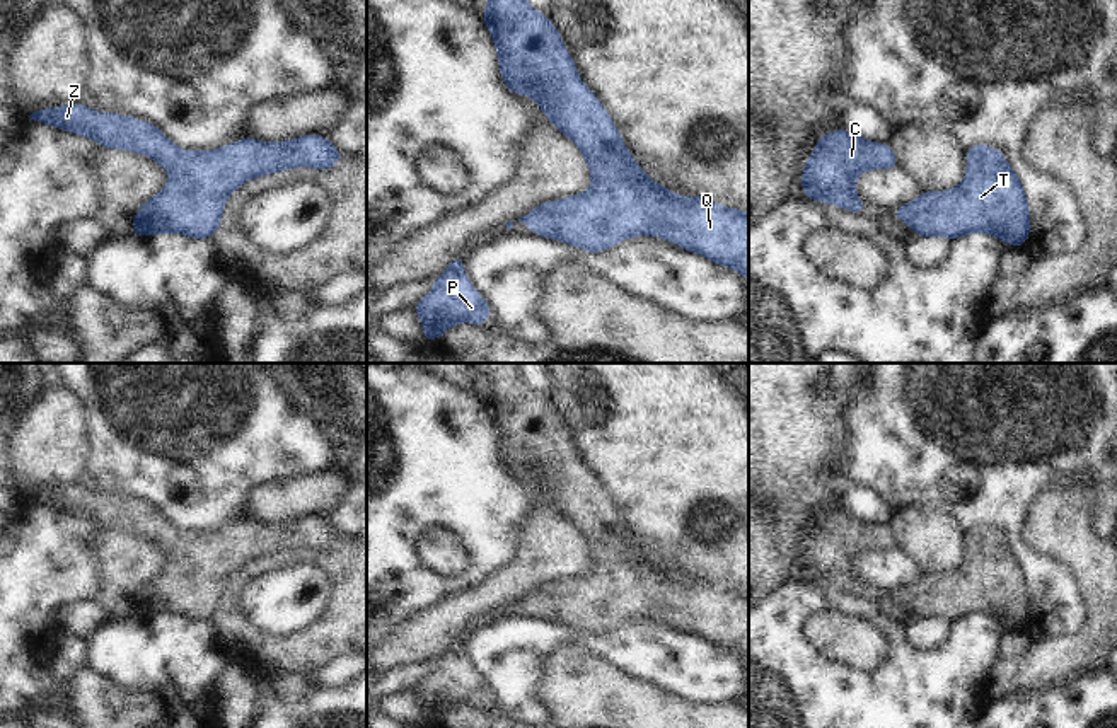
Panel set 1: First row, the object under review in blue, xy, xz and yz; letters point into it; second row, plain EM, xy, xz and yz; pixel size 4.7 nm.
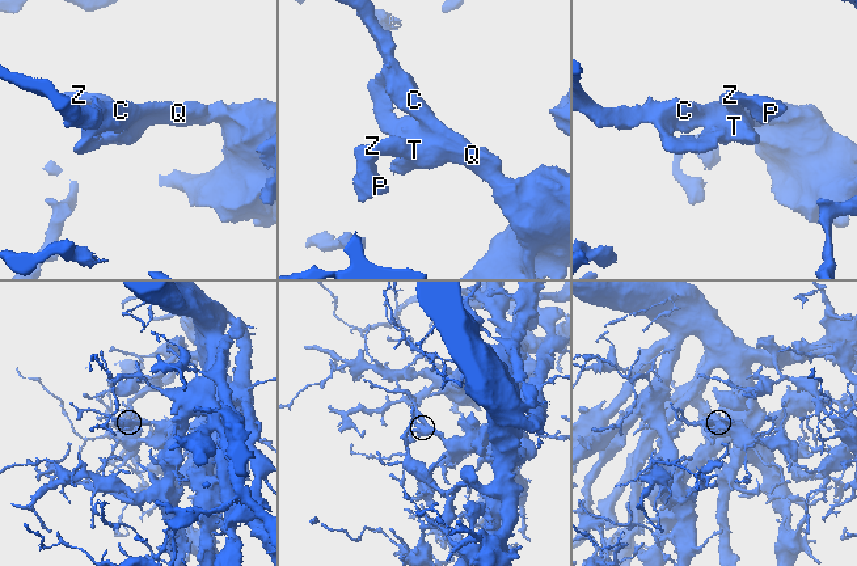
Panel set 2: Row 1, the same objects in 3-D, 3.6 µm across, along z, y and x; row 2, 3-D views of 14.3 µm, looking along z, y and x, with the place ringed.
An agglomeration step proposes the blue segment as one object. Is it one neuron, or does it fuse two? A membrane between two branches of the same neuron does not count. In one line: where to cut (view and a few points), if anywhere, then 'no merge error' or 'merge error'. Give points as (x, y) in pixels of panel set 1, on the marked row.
cut none; no merge error

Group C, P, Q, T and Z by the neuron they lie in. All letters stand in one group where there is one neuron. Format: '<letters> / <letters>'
C P Q T Z

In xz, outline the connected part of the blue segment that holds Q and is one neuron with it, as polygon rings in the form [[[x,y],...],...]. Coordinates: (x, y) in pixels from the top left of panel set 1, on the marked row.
[[[488,0],[481,20],[491,32],[506,89],[534,99],[551,126],[580,148],[592,174],[592,186],[587,191],[559,201],[544,201],[518,222],[535,235],[582,247],[583,252],[604,252],[629,237],[653,235],[720,266],[735,268],[749,283],[749,213],[721,206],[706,196],[680,196],[657,184],[628,150],[612,116],[582,82],[547,14],[541,14],[527,0]]]

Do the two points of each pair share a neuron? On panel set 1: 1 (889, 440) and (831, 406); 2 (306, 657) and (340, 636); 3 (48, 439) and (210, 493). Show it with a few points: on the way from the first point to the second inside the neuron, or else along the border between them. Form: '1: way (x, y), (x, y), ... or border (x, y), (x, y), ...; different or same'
1: border (867, 381), (846, 410), (850, 437), (844, 456); different
2: way (314, 648), (331, 636); same
3: border (86, 413), (87, 459), (77, 481); different

